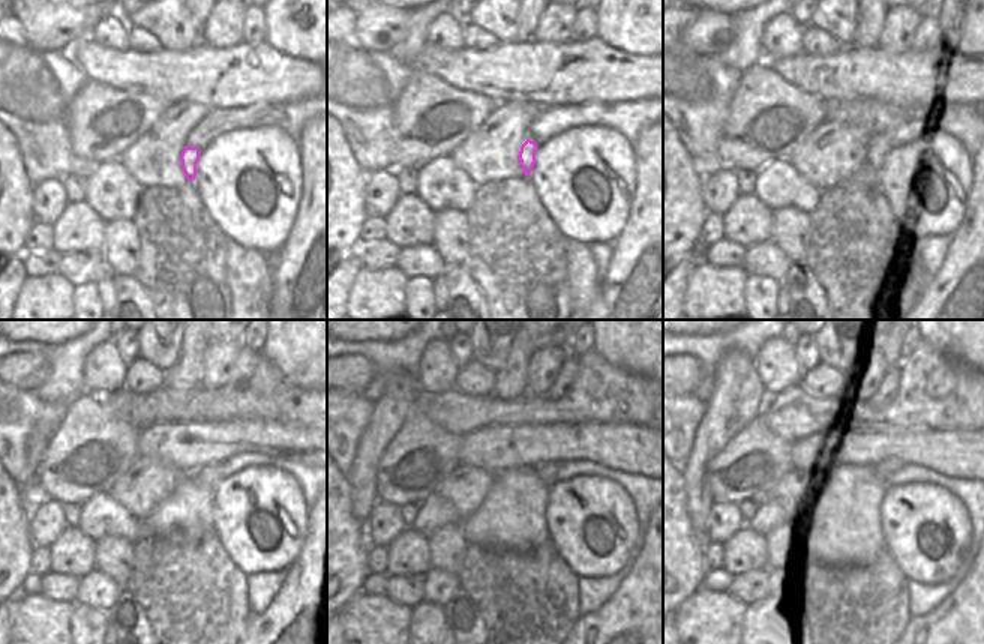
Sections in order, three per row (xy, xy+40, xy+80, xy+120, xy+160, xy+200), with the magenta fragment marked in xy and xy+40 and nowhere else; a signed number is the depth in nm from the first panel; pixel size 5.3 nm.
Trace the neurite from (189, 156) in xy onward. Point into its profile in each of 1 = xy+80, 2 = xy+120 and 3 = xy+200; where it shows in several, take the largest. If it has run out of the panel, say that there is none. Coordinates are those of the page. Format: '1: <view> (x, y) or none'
1: xy+80 (876, 143)
2: xy+120 (209, 476)
3: xy+200 (885, 470)

